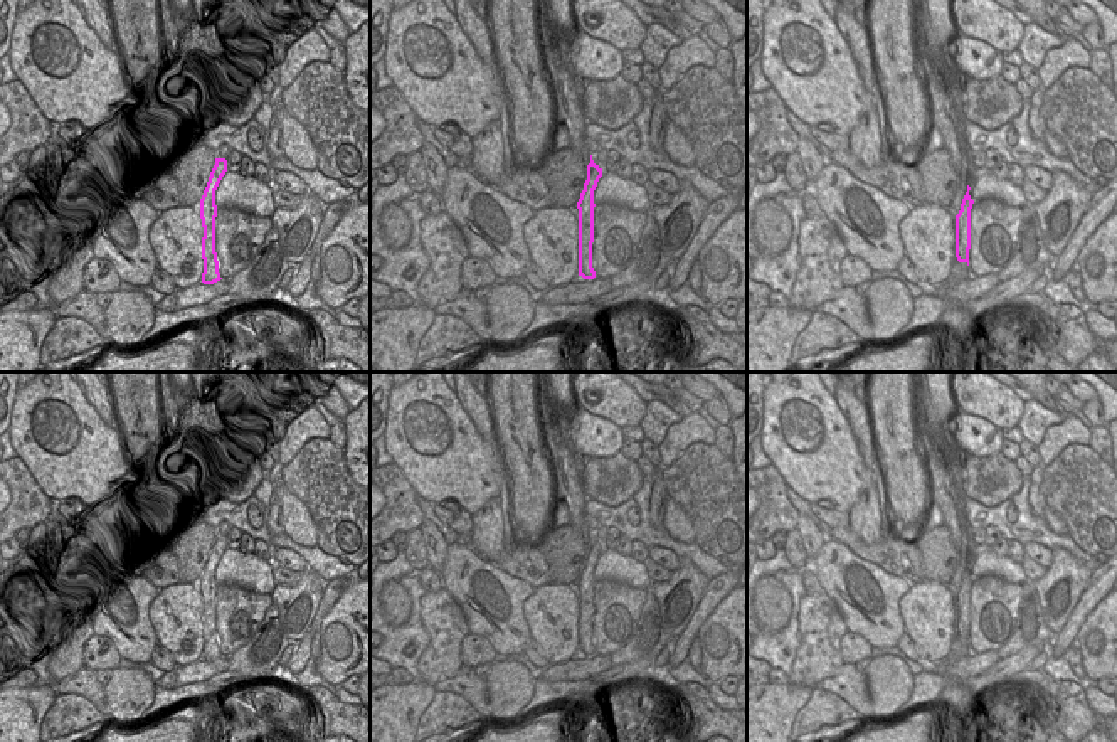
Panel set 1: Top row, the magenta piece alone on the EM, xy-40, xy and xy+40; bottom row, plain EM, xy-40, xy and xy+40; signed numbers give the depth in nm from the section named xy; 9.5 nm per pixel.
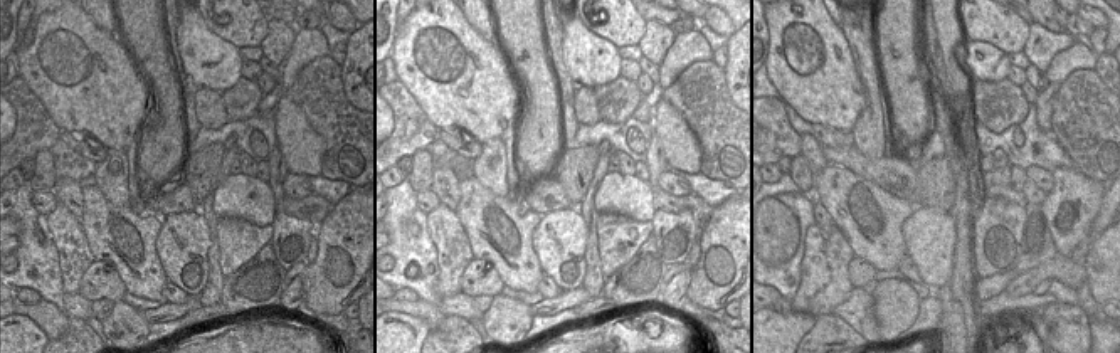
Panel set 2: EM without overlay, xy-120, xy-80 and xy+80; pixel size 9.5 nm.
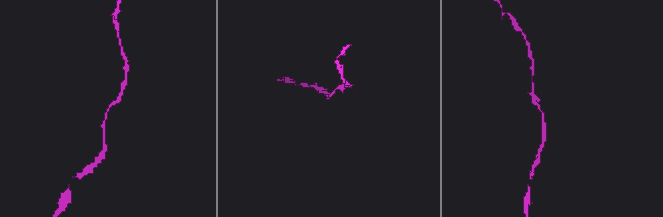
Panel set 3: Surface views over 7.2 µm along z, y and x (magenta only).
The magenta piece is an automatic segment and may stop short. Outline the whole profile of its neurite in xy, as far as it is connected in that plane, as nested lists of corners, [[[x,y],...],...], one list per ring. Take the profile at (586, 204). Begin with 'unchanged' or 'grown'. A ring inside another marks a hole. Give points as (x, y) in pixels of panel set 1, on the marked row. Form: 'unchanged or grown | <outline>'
unchanged | [[[590,155],[590,163],[587,165],[587,180],[584,190],[577,202],[579,209],[579,276],[584,279],[594,279],[596,271],[592,268],[592,242],[594,242],[594,190],[599,178],[602,177],[602,168],[594,163]]]

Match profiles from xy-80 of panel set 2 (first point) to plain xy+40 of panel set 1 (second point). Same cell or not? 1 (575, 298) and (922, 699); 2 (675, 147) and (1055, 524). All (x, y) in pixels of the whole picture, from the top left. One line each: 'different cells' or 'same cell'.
1: different cells
2: same cell

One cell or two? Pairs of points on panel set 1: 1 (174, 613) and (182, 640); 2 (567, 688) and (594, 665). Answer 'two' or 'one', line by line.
1: one
2: two

